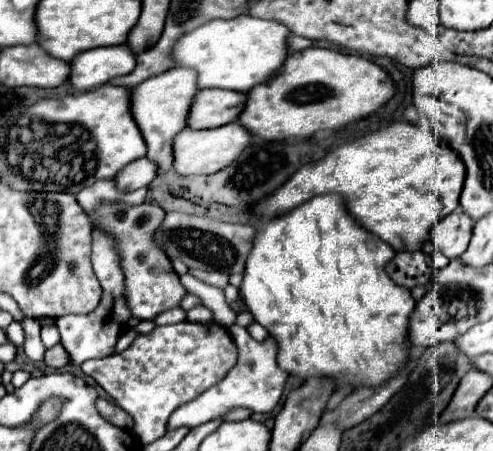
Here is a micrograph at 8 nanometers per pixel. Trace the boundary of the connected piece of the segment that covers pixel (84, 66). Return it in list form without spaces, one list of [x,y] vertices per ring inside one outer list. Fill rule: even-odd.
[[[127,44],[95,48],[81,52],[71,62],[71,84],[75,90],[85,92],[107,84],[115,76],[129,74],[135,68],[135,54]]]

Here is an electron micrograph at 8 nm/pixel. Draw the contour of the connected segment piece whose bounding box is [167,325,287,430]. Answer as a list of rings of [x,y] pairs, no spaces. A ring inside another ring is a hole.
[[[238,325],[231,326],[228,331],[233,342],[237,344],[237,364],[225,374],[225,378],[221,382],[217,382],[205,394],[179,406],[171,414],[167,430],[181,428],[181,426],[195,428],[195,426],[215,420],[235,408],[249,408],[253,412],[271,412],[277,406],[277,402],[283,394],[287,374],[277,366],[277,346],[275,346],[273,338],[269,338],[267,342],[255,342],[248,330]]]

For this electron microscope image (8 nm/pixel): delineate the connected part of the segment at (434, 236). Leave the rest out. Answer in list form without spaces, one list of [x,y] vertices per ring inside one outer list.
[[[457,210],[445,216],[445,220],[437,220],[437,224],[431,228],[431,240],[443,256],[453,260],[467,250],[471,228],[473,220],[465,212]]]

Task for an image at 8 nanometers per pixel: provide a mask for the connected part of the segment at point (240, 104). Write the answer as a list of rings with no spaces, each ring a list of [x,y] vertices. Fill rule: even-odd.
[[[201,90],[197,92],[197,100],[191,106],[189,128],[217,128],[229,122],[235,122],[245,108],[247,94],[229,92],[229,90]]]

